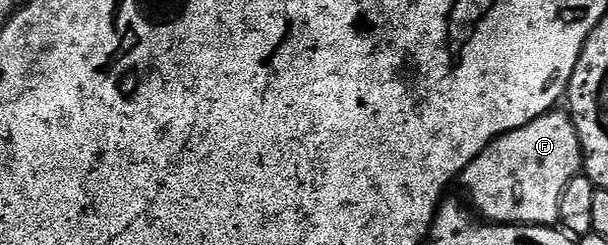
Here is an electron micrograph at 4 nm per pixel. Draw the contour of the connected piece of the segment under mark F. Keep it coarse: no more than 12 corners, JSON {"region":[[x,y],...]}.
{"region":[[561,109],[488,143],[459,176],[482,220],[561,218],[582,174]]}

